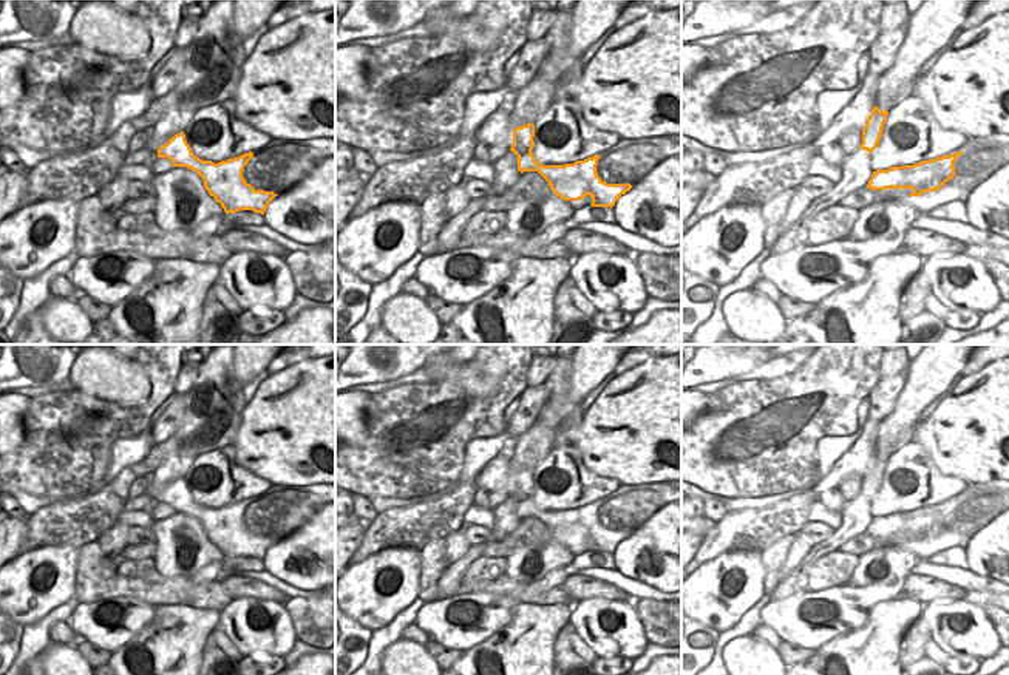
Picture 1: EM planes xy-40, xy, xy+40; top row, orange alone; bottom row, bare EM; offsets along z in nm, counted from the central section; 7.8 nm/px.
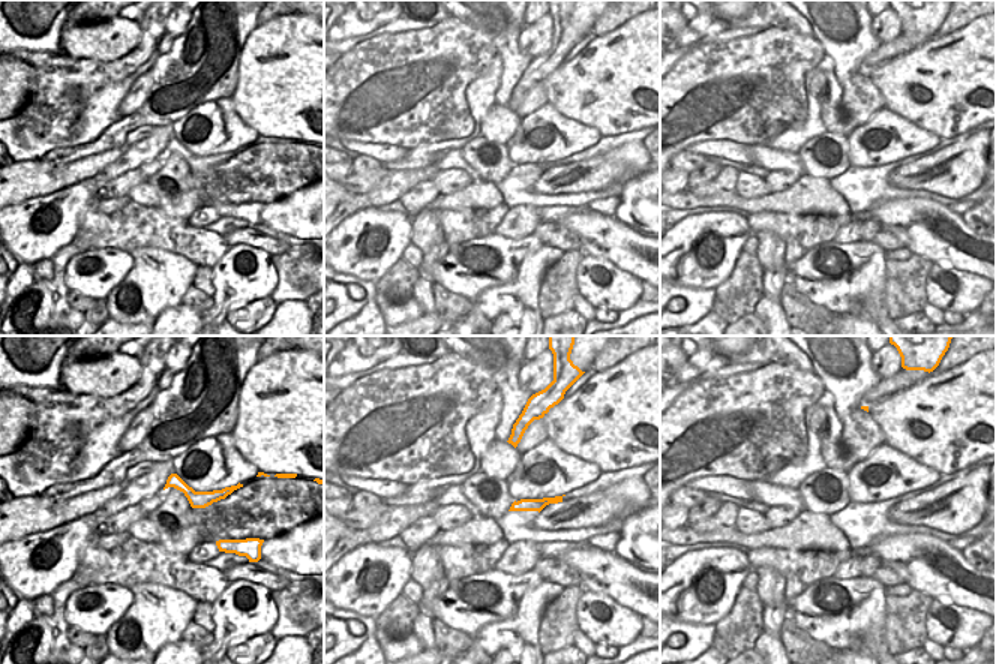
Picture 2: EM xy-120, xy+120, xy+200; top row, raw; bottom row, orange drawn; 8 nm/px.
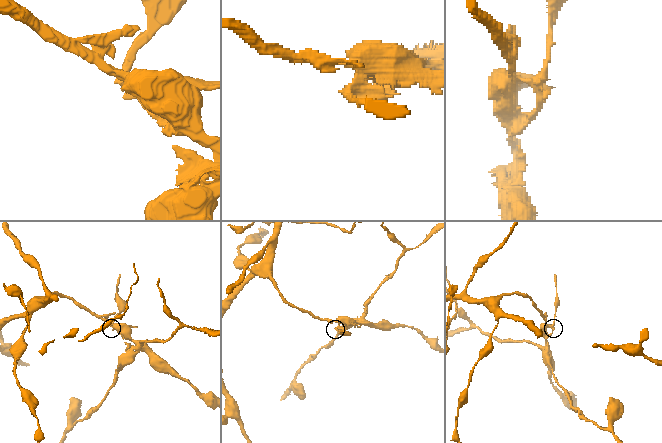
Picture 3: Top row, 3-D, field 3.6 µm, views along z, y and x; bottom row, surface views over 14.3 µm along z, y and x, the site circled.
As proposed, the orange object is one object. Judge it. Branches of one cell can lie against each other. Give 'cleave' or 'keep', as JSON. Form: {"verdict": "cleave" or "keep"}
{"verdict": "cleave"}

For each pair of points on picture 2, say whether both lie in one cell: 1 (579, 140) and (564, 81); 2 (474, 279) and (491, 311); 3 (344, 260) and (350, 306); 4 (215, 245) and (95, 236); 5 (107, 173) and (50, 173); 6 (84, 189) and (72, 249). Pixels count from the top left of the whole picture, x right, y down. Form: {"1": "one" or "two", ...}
{"1": "two", "2": "two", "3": "two", "4": "one", "5": "two", "6": "two"}

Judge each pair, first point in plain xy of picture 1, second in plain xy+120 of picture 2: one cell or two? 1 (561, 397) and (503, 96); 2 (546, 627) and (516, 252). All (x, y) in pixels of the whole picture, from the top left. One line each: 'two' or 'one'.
1: two
2: two

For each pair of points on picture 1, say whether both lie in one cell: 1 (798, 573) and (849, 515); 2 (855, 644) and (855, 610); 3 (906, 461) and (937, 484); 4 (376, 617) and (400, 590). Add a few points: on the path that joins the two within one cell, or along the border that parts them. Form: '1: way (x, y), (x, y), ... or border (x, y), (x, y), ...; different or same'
1: way (811, 558), (845, 530); same
2: border (881, 603), (859, 627), (822, 644); different
3: way (915, 470), (932, 474); same
4: way (380, 610), (394, 596); same

